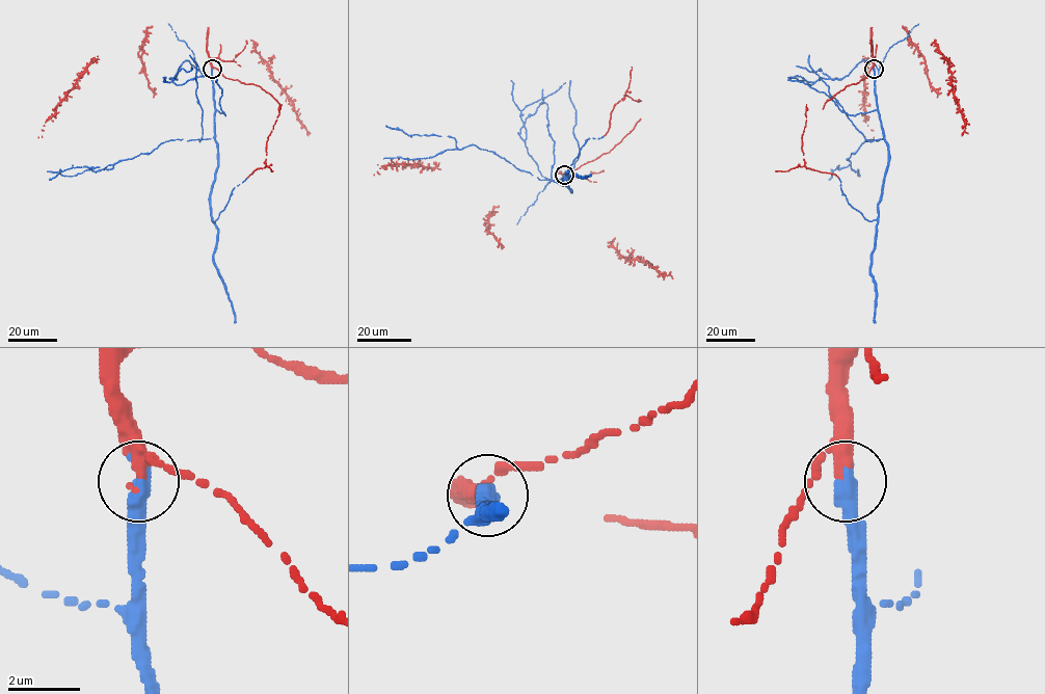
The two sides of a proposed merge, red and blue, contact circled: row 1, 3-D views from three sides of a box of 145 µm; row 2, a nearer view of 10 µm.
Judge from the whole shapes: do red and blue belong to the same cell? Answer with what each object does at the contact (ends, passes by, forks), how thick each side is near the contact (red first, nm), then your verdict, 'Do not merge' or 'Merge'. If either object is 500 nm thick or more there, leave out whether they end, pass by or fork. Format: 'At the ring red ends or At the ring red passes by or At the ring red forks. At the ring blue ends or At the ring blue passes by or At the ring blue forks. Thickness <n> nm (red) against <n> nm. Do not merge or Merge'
Thickness 280 nm (red) against 500 nm. Merge

